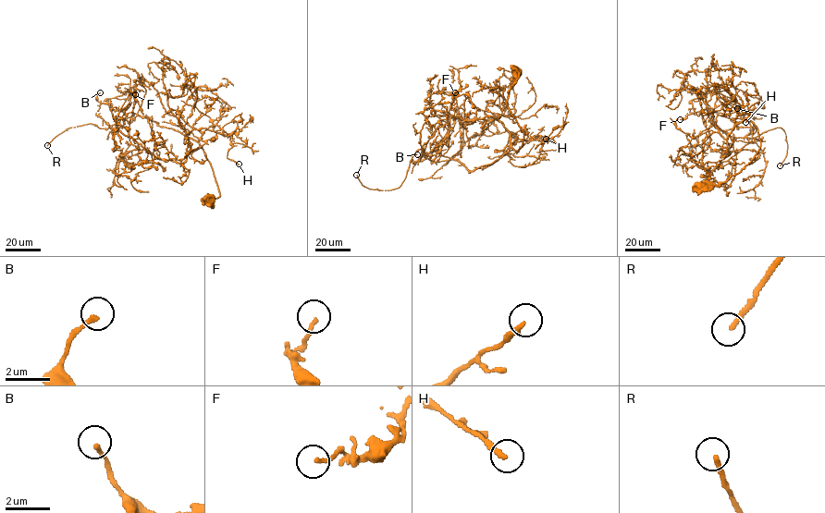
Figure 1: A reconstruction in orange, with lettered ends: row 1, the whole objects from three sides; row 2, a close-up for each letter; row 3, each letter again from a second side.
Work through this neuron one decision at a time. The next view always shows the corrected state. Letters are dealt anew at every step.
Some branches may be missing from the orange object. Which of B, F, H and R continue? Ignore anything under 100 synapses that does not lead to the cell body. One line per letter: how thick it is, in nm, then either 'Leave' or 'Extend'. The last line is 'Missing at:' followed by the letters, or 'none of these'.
B: Thickness 180 nm. Leave
F: Thickness 160 nm. Leave
H: Thickness 240 nm. Leave
R: Thickness 240 nm. Extend
Missing at: R

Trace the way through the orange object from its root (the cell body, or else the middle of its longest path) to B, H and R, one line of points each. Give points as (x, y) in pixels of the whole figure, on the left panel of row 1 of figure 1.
B: (209, 198), (220, 192), (202, 146), (182, 163), (157, 159), (118, 128), (130, 103), (114, 109), (100, 92)
H: (209, 198), (203, 203), (219, 191), (183, 105), (195, 104), (214, 130), (228, 135), (227, 157), (239, 164)
R: (209, 198), (203, 203), (220, 192), (200, 143), (149, 118), (137, 116), (116, 128), (71, 127), (47, 145)

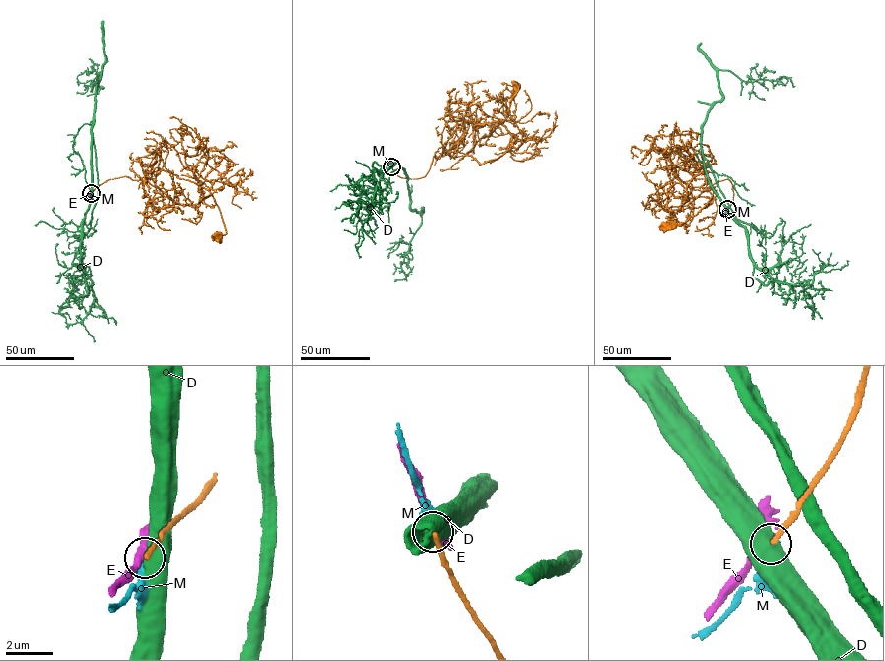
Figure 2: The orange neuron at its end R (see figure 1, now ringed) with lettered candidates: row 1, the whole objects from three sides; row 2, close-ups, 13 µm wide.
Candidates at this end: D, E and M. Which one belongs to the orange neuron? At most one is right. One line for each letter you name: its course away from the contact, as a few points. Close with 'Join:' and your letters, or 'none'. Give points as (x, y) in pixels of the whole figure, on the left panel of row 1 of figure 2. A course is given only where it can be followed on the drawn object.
Join: none

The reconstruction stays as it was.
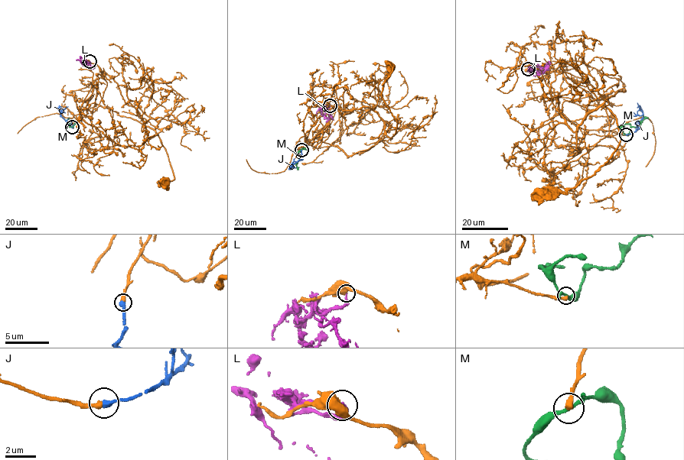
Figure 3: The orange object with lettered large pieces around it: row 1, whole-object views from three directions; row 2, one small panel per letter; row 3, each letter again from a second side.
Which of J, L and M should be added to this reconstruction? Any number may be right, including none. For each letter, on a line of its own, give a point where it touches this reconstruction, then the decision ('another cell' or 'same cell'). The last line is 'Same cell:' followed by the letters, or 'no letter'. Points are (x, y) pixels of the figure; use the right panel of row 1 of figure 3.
J: (626, 134) | same cell
L: (528, 69) | another cell
M: (626, 134) | another cell
Same cell: J

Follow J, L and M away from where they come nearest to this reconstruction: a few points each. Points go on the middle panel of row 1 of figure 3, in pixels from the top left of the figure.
J: (301, 150), (298, 160), (291, 165), (298, 167)
L: (329, 105), (325, 110), (330, 116), (326, 121)
M: (301, 150), (297, 155), (299, 157), (296, 165), (298, 170)

